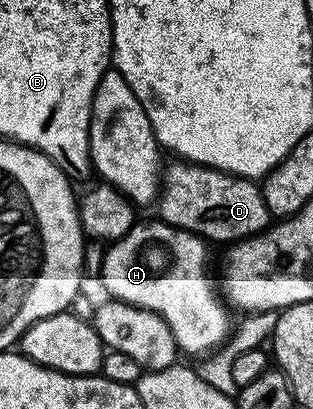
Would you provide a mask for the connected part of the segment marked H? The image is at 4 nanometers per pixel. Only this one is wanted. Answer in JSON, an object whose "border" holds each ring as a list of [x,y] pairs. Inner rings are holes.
{"border":[[[152,218],[144,224],[143,221],[136,222],[120,240],[114,241],[108,248],[111,249],[104,254],[99,264],[99,276],[103,279],[103,288],[110,299],[144,308],[161,317],[169,330],[173,330],[175,345],[179,347],[180,353],[188,352],[191,356],[203,358],[228,342],[233,332],[232,313],[221,299],[221,288],[216,277],[215,280],[211,277],[211,268],[207,265],[209,244],[202,236]]]}

